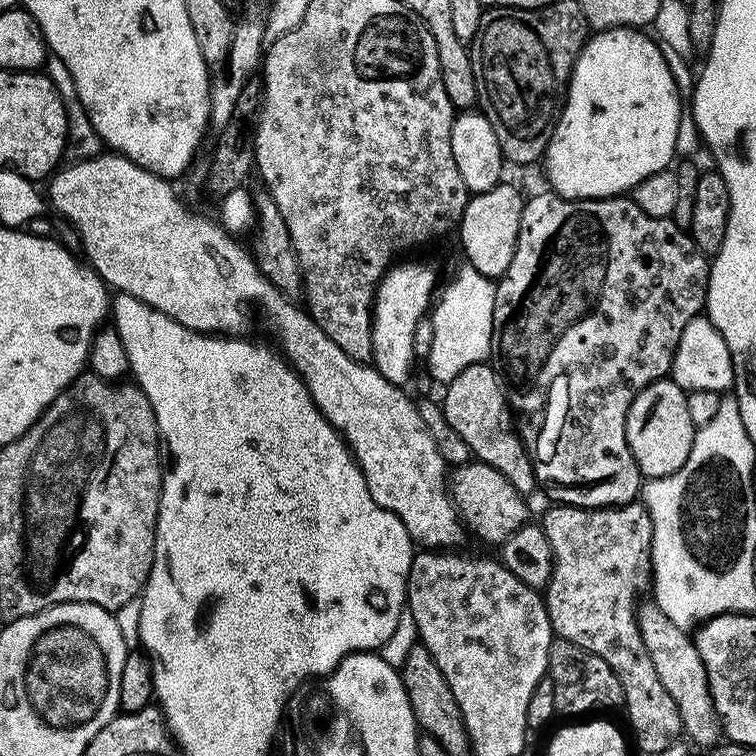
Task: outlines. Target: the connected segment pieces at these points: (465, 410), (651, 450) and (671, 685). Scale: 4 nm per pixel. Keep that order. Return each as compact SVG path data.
M488 362L466 366L466 370L462 370L458 378L446 385L443 392L445 418L458 437L466 442L471 455L481 464L494 466L498 474L506 474L514 490L525 494L537 491L536 472L532 469L533 459L514 423L514 413L508 403L508 396L504 393L499 371Z
M671 378L655 380L632 400L626 414L626 442L634 462L640 467L641 477L657 480L674 474L690 458L690 446L696 436L696 428L690 422L688 393L678 387Z
M654 602L639 605L636 621L642 634L642 642L646 642L650 662L654 662L658 679L662 686L666 686L670 698L674 698L674 706L678 706L683 735L689 736L700 748L715 748L721 743L722 729L710 698L706 666L702 662L702 654L698 654L695 639L685 629L674 626L674 622L670 622L670 618L666 618L666 614L662 614L662 610Z

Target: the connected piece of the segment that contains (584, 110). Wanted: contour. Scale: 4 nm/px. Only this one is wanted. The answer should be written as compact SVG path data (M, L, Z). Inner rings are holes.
M634 28L597 31L578 54L572 77L568 79L568 94L560 121L556 123L542 160L548 167L551 191L567 200L623 196L631 193L638 182L650 178L650 174L665 171L673 163L672 155L680 140L680 104L682 98L670 74L670 66L666 66L664 49L647 31Z

